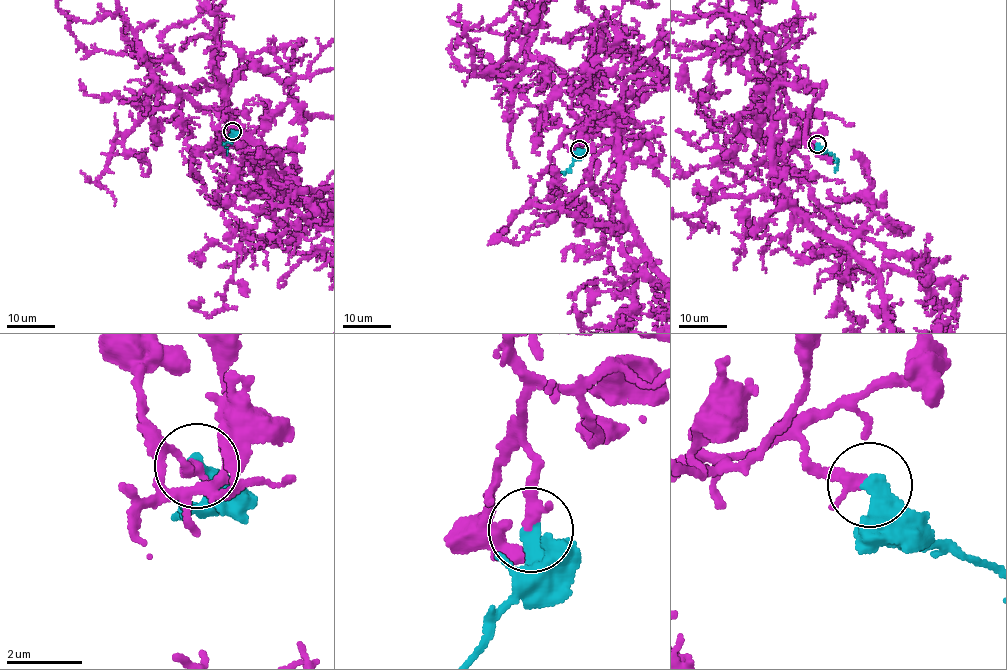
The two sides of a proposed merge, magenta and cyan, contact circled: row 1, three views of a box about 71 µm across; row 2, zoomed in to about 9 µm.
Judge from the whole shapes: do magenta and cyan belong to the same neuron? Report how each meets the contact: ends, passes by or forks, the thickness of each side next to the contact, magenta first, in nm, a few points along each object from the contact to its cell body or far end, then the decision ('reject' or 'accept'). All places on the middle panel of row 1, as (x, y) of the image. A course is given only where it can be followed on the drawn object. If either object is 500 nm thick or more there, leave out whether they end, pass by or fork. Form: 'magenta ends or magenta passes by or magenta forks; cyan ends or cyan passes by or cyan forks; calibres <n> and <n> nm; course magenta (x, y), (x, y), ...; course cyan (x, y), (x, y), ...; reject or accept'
magenta ends; cyan ends; calibres 360 and 480 nm; course magenta (579, 149), (576, 126), (613, 117), (591, 103), (603, 41), (655, 58); course cyan (579, 149), (563, 174); accept

